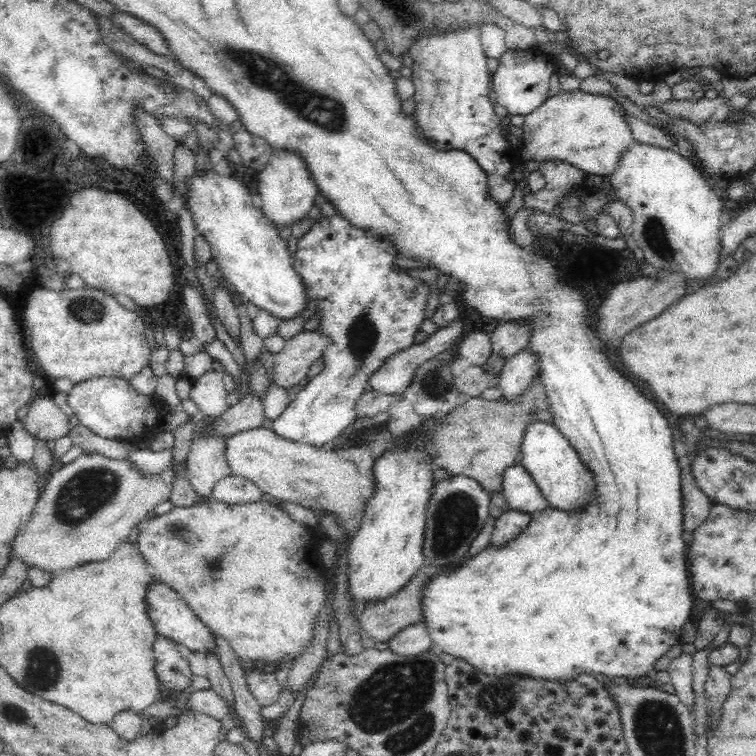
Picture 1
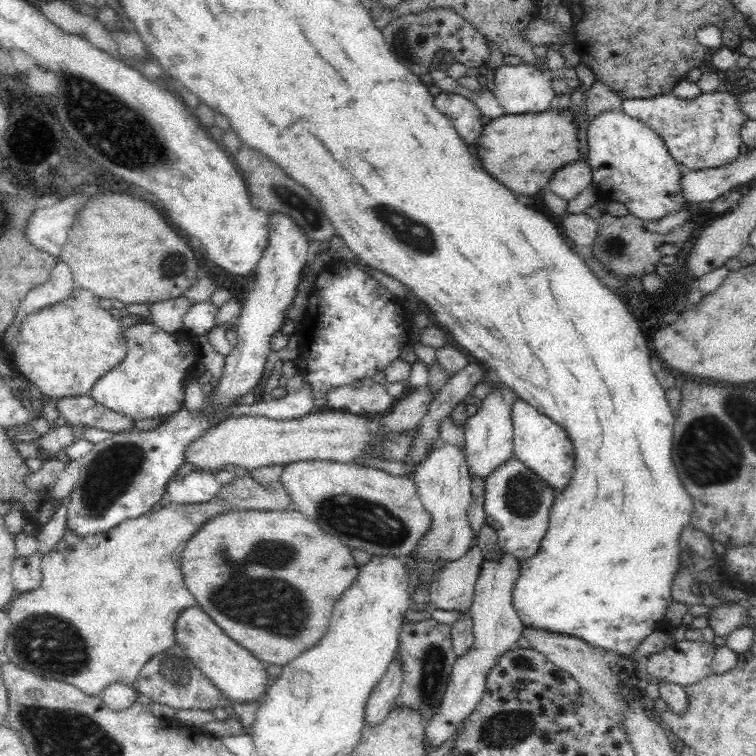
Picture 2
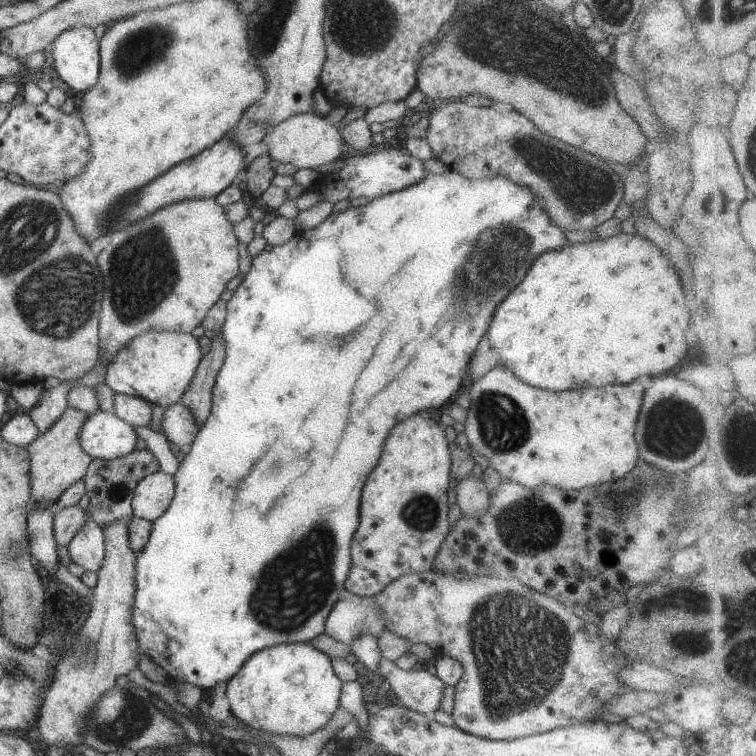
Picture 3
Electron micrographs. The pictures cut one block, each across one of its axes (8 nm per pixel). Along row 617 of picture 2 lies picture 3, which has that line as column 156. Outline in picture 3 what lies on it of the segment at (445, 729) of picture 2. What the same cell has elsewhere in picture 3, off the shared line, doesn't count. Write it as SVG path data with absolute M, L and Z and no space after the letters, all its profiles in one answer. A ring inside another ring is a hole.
M158 470L138 482L133 491L133 516L149 522L157 520L170 507L175 496L175 479Z

